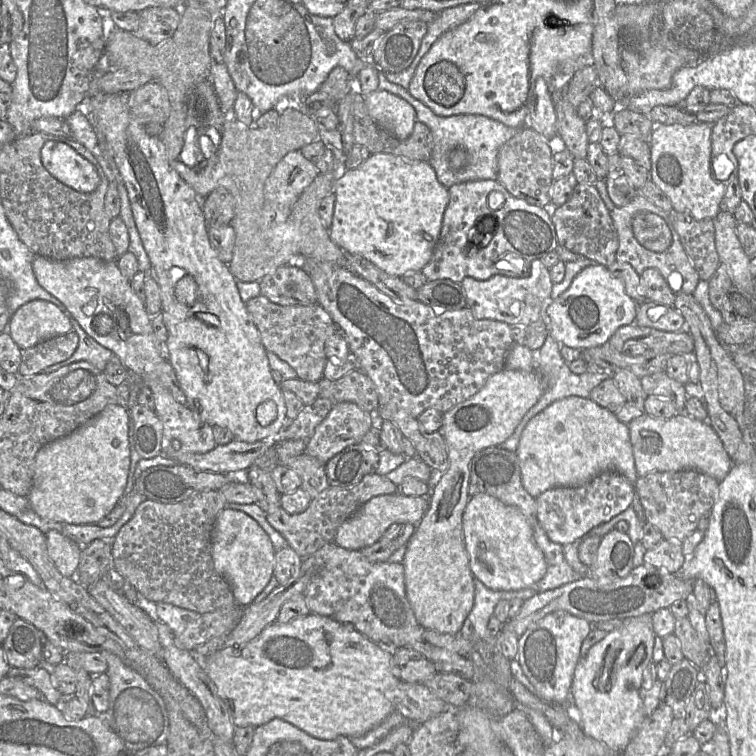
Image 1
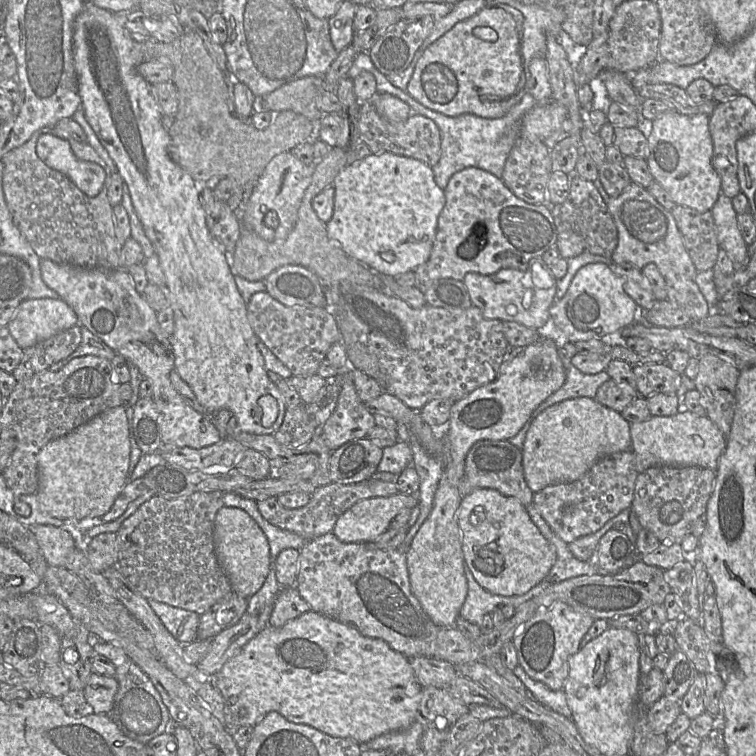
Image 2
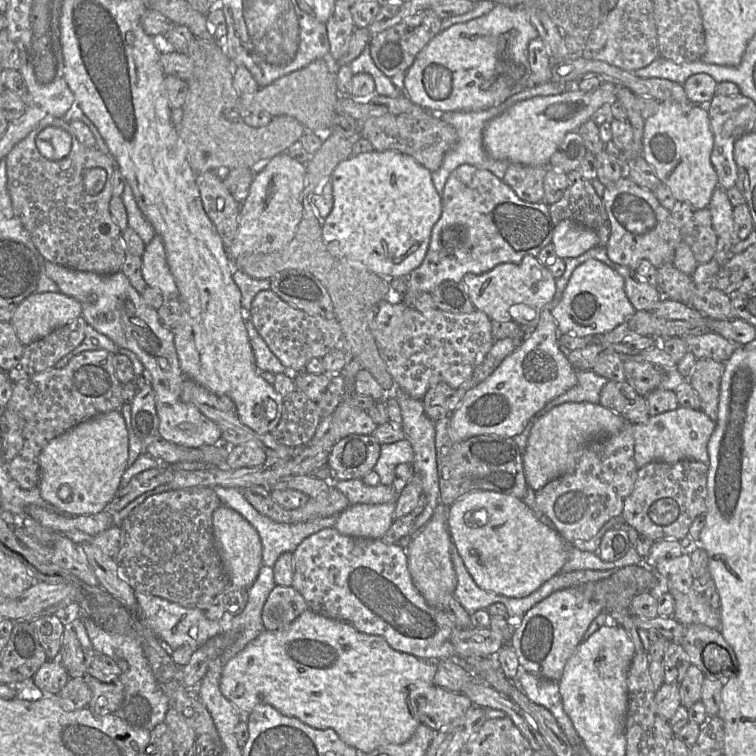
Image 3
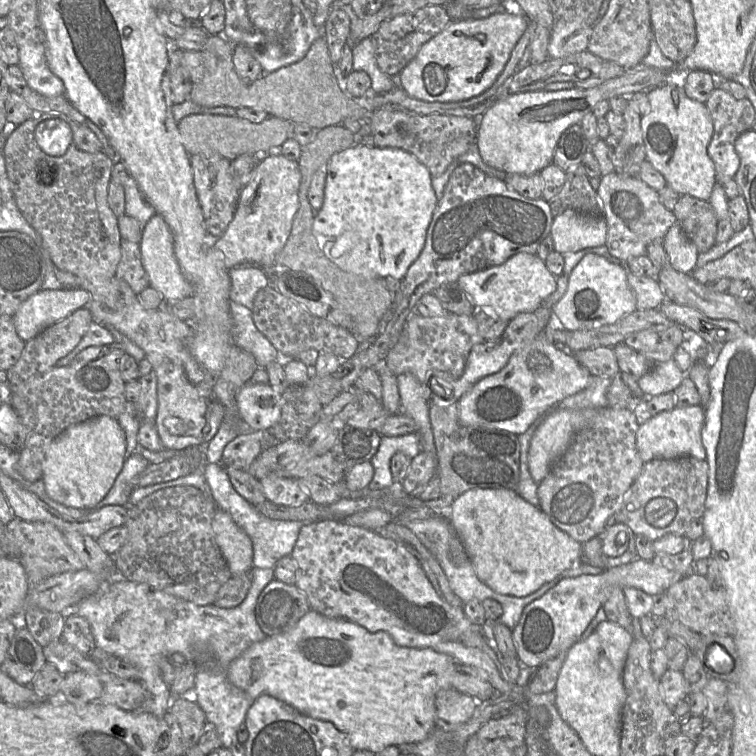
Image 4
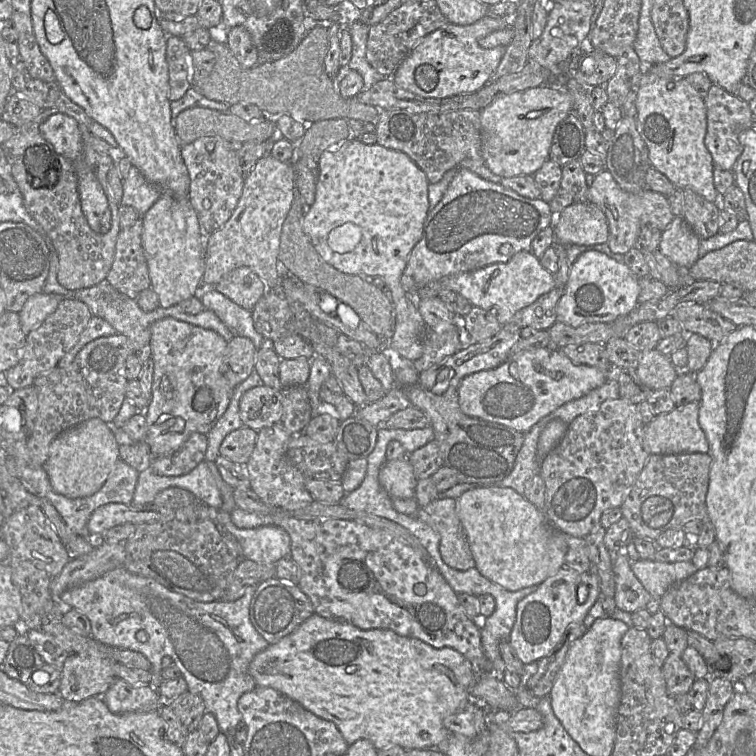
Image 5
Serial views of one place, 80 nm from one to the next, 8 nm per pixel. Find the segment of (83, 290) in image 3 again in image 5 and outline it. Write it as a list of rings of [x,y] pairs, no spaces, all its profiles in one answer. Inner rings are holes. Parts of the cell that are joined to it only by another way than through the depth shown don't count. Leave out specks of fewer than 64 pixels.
[[[168,317],[153,323],[149,345],[154,361],[154,377],[151,398],[144,412],[147,425],[145,442],[154,459],[158,459],[172,454],[195,432],[208,435],[227,410],[234,389],[221,373],[228,342],[218,333]]]

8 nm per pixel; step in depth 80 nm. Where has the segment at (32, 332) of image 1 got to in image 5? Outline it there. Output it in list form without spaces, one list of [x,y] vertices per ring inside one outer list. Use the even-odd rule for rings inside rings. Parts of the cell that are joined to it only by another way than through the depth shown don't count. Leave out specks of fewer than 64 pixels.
[[[43,291],[30,296],[18,313],[22,331],[28,335],[40,326],[57,309],[63,299],[65,297],[62,295],[46,294]]]

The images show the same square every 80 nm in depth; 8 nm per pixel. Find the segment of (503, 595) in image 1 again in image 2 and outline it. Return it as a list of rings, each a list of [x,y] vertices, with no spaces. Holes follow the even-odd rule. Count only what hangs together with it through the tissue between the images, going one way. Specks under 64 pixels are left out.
[[[465,559],[464,572],[467,579],[468,592],[461,608],[460,616],[478,626],[481,624],[484,615],[489,614],[498,606],[509,604],[518,608],[526,601],[540,595],[551,585],[548,581],[543,580],[523,595],[496,595],[486,591],[478,584],[467,567]]]

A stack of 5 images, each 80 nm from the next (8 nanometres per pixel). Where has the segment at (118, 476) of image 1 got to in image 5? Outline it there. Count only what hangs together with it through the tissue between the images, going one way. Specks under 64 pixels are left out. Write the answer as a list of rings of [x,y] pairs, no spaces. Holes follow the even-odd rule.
[[[99,418],[86,420],[58,435],[43,465],[53,490],[67,498],[88,497],[98,492],[120,459],[120,445],[111,424]]]

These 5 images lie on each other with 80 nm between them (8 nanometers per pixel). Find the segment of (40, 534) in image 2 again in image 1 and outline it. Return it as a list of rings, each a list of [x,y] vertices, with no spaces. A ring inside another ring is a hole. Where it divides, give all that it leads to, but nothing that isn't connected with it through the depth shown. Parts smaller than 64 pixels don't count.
[[[57,530],[45,533],[48,555],[58,572],[67,577],[76,577],[82,548],[71,538]]]

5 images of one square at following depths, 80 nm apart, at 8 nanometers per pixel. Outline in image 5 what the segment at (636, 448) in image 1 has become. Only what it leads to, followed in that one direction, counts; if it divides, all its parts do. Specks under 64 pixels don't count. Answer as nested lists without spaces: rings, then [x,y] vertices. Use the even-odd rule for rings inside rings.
[[[699,403],[675,407],[644,425],[643,447],[650,454],[708,453],[709,444],[699,425]]]

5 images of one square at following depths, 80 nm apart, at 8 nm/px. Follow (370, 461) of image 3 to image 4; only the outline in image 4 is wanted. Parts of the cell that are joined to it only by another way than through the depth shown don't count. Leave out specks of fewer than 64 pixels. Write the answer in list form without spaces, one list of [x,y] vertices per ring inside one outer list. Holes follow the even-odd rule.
[[[346,424],[331,450],[334,458],[346,469],[370,461],[380,444],[379,432]]]

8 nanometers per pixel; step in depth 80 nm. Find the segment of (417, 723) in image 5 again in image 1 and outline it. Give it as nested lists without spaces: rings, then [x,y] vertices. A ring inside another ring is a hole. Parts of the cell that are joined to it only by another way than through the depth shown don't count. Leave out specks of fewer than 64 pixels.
[[[310,613],[307,616],[295,619],[289,623],[273,623],[267,626],[258,636],[239,647],[223,647],[206,660],[202,660],[202,668],[214,683],[219,697],[229,711],[231,720],[236,728],[264,725],[272,719],[282,719],[303,730],[312,737],[322,740],[333,740],[339,736],[358,737],[371,731],[381,724],[393,711],[391,691],[401,681],[393,672],[392,650],[378,645],[354,629],[348,629],[344,624],[328,617]]]

